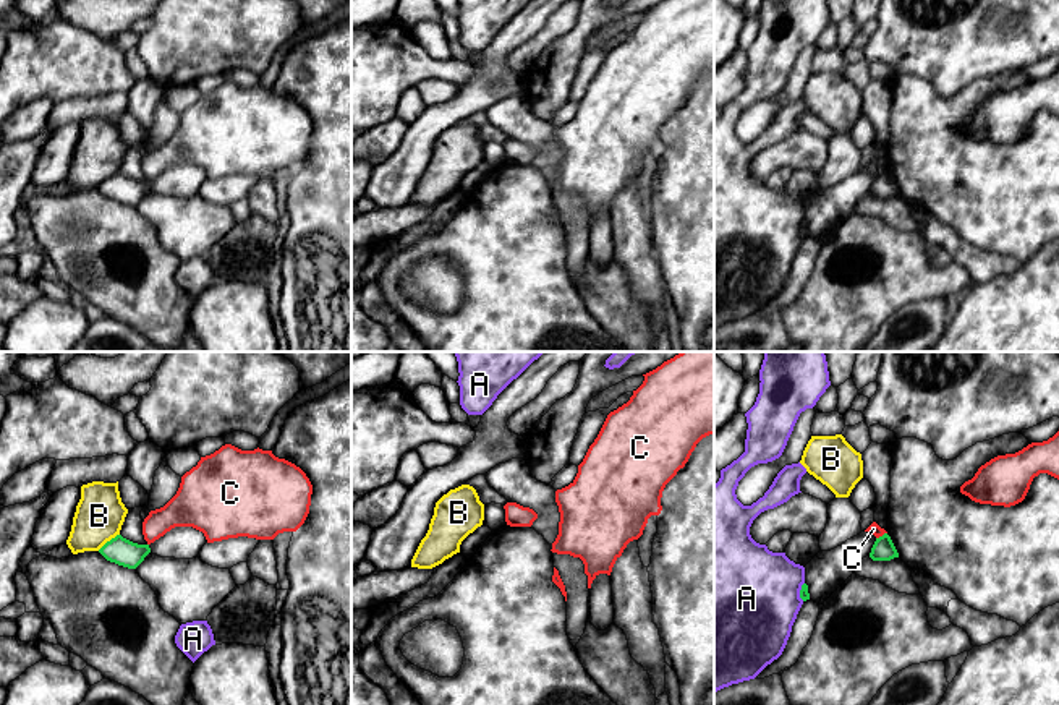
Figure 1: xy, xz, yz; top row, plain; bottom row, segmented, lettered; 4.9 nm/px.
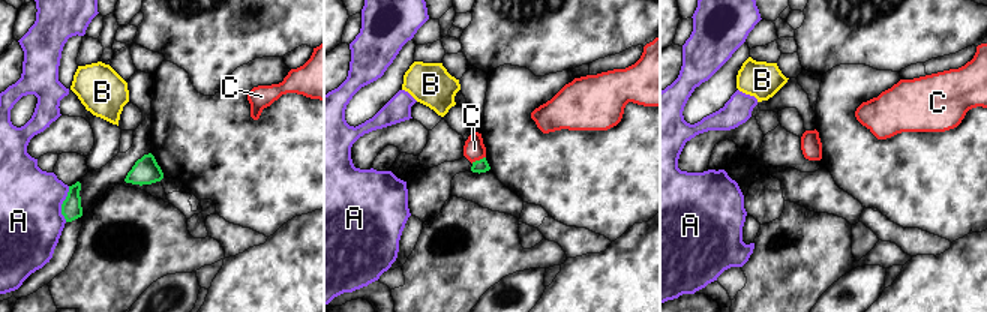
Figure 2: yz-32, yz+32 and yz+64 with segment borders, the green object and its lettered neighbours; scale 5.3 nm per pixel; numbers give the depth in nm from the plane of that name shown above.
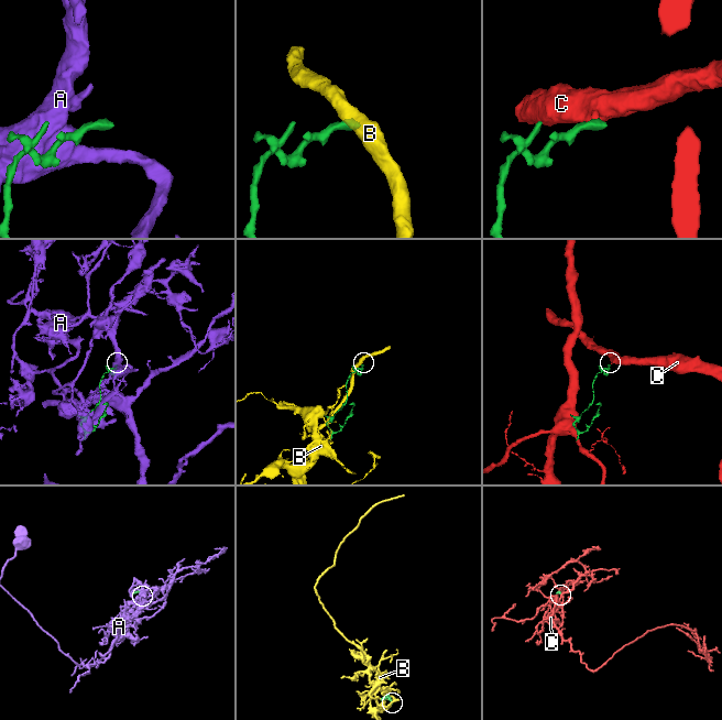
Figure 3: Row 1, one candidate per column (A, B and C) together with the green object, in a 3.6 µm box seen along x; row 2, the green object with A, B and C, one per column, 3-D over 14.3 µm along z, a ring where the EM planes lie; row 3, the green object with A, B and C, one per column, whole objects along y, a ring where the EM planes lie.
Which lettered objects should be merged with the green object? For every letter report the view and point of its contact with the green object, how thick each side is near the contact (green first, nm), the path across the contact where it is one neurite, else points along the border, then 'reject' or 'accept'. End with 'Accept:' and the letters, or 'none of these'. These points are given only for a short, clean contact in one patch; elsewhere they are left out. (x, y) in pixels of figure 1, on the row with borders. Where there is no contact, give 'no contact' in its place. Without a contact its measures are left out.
A: contact yz (800, 592); calibres 50 and 500 nm; reject
B: contact xy (107, 542); calibres 140 and 240 nm; border xy (119, 534), (97, 550); reject
C: contact yz (883, 535); calibres 110 and 60 nm; border yz (886, 532), (876, 538); reject
Accept: none of these

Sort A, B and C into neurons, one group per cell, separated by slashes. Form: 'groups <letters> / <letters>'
groups A / B / C

